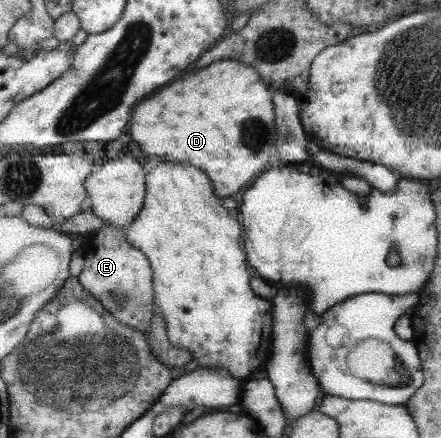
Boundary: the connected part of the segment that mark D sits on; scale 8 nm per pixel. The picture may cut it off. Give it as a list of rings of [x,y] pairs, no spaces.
[[[218,60],[140,101],[130,115],[130,137],[142,153],[158,155],[166,163],[186,163],[202,169],[218,197],[235,196],[268,163],[268,147],[274,145],[272,102],[264,79],[253,66]]]

